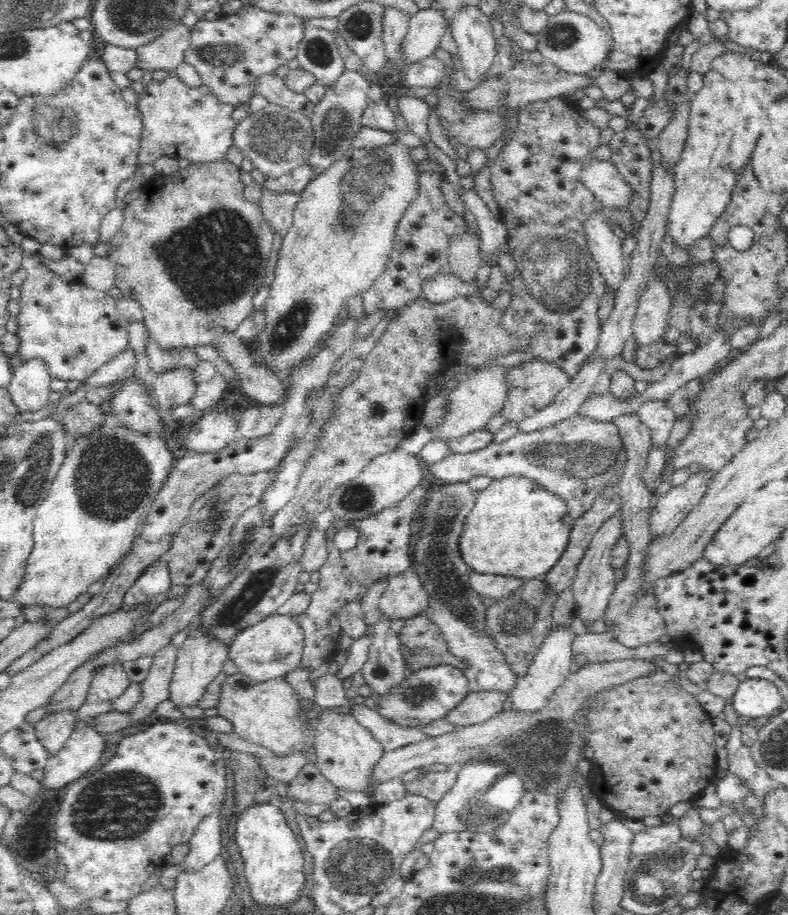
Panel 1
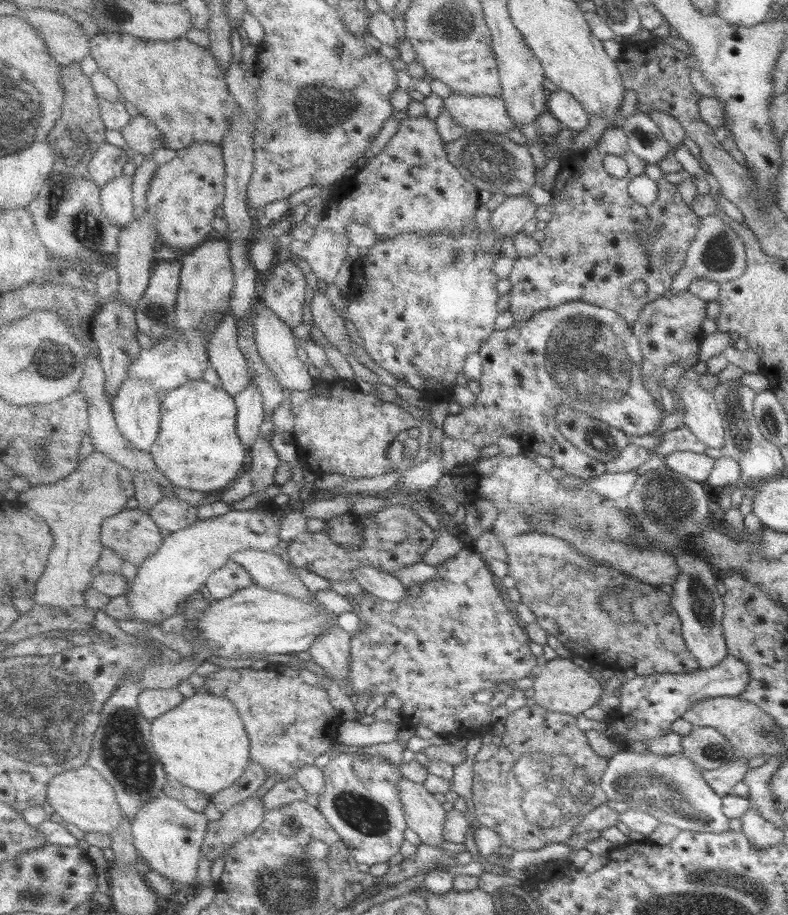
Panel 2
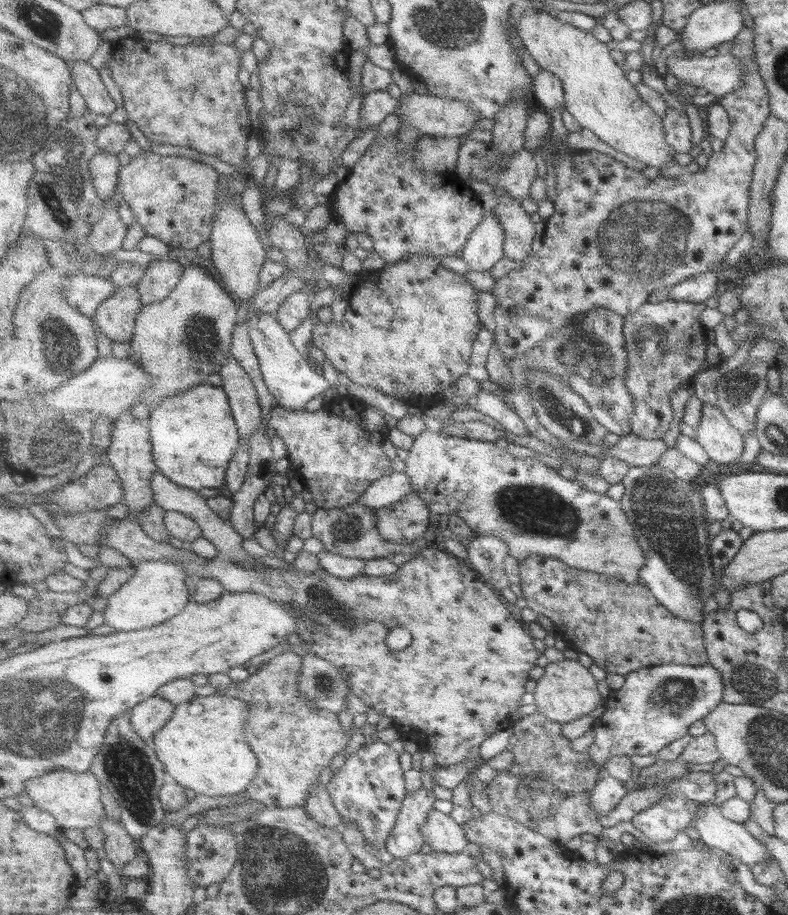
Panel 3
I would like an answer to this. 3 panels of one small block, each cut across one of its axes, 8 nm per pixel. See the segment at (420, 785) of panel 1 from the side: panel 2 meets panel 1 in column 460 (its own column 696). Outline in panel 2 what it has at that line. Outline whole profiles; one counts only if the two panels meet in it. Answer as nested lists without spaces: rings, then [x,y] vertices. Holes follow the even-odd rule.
[[[738,756],[735,760],[728,761],[712,770],[704,769],[698,765],[696,768],[700,771],[706,784],[722,798],[732,794],[733,786],[746,776],[749,769],[747,761],[746,757]]]

